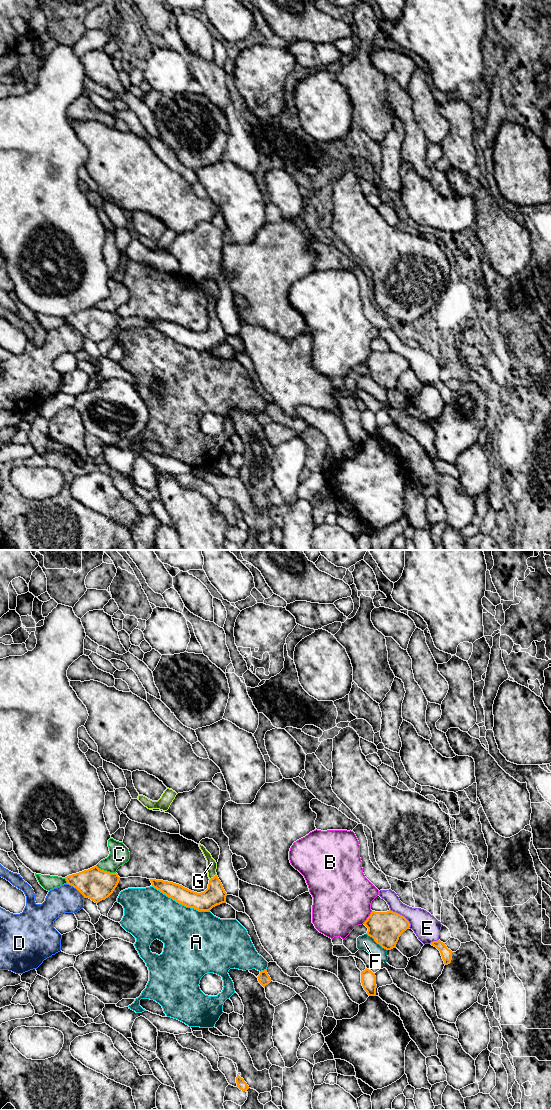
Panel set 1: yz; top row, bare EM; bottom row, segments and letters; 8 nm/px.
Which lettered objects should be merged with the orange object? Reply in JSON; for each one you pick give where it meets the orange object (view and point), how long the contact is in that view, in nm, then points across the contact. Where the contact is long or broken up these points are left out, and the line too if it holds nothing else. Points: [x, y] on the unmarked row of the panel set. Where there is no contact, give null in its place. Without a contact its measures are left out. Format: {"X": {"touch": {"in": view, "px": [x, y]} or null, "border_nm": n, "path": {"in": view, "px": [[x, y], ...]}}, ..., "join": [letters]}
{"G": {"touch": {"in": "yz", "px": [214, 316]}, "border_nm": 70, "path": {"in": "yz", "px": [[214, 335], [214, 316], [211, 310], [211, 303]]}}, "join": ["G"]}

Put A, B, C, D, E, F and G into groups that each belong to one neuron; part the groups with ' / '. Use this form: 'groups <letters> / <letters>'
groups A / B / C / D / E / F / G

